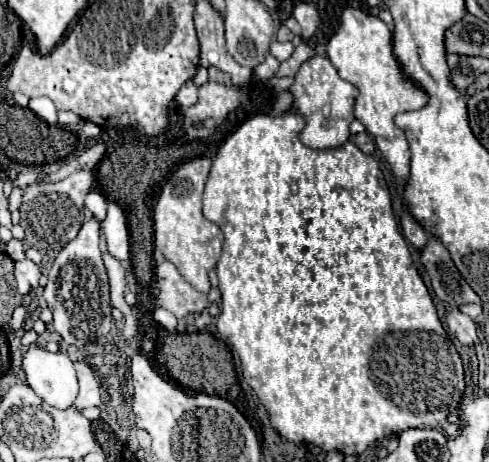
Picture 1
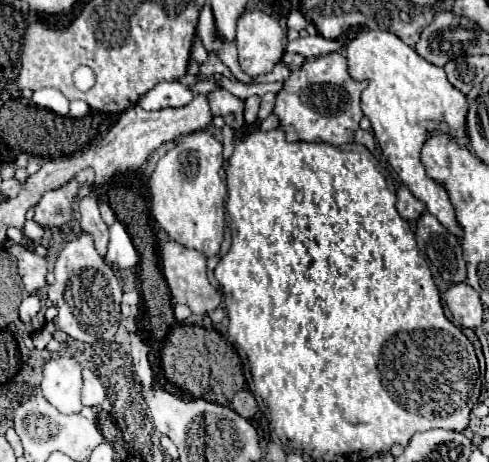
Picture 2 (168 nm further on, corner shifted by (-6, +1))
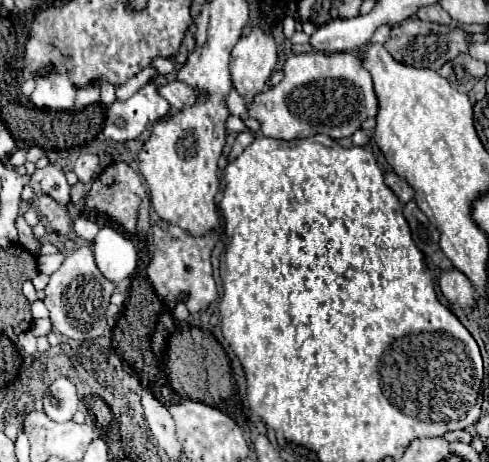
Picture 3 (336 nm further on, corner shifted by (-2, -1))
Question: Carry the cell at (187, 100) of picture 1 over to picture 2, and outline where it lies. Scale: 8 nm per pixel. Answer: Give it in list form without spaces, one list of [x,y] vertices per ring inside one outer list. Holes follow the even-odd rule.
[[[162,81],[156,83],[150,91],[146,91],[140,99],[138,105],[144,111],[158,111],[166,107],[182,107],[192,101],[192,91],[186,85],[180,85],[178,81]]]

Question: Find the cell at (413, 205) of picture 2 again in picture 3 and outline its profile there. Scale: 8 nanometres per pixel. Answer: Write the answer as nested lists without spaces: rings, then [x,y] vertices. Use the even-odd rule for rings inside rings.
[[[394,171],[386,173],[386,185],[396,193],[396,197],[400,199],[400,203],[402,203],[402,205],[406,205],[406,203],[412,199],[412,195],[414,195],[412,187],[410,187],[404,179],[400,179]]]

